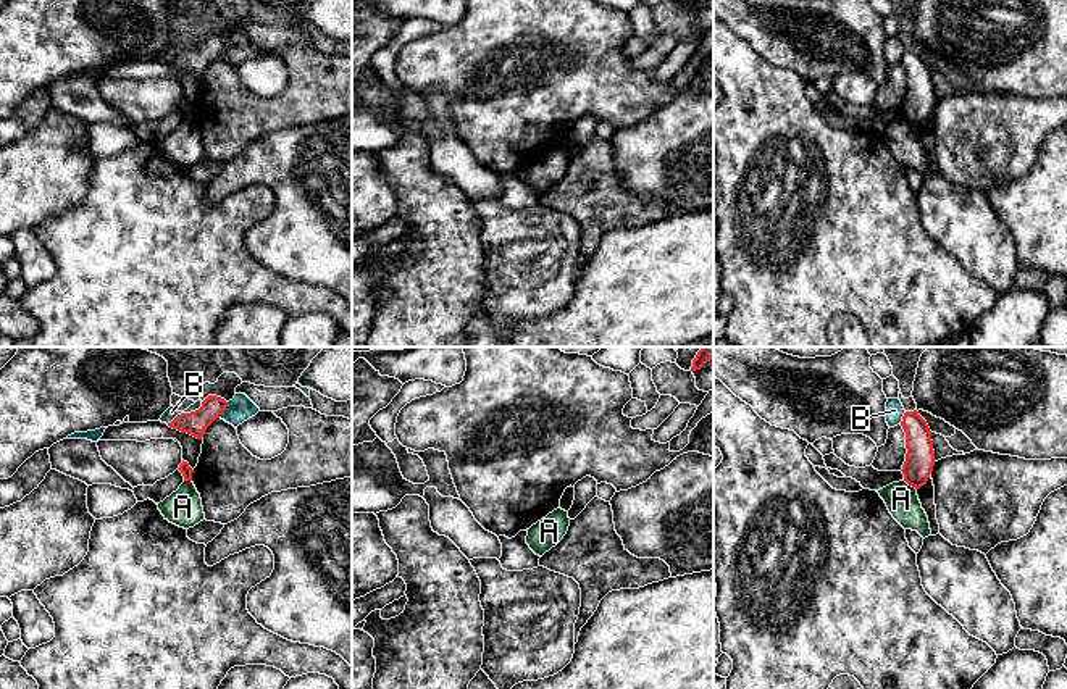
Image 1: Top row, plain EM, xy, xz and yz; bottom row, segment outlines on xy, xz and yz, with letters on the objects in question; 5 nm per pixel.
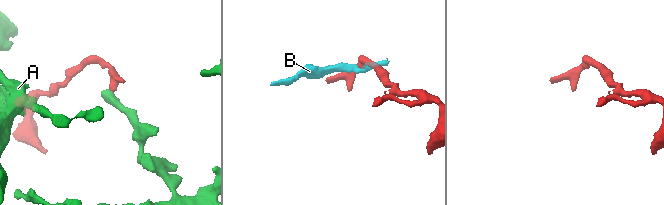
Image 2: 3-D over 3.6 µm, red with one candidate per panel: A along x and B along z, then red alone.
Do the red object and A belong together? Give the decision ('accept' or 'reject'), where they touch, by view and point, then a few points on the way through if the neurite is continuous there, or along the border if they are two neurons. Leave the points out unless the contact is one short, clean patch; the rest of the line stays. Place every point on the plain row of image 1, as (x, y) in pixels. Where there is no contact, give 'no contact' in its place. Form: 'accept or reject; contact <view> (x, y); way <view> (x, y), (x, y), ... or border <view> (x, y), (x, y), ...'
reject; contact yz (911, 123); border yz (904, 118), (916, 128)

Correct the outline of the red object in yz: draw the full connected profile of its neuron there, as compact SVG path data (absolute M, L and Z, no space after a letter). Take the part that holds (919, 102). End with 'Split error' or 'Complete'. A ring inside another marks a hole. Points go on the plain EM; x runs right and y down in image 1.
M917 48L906 50L901 65L906 71L907 87L901 110L909 124L920 127L927 123L935 105L931 69Z. Complete

